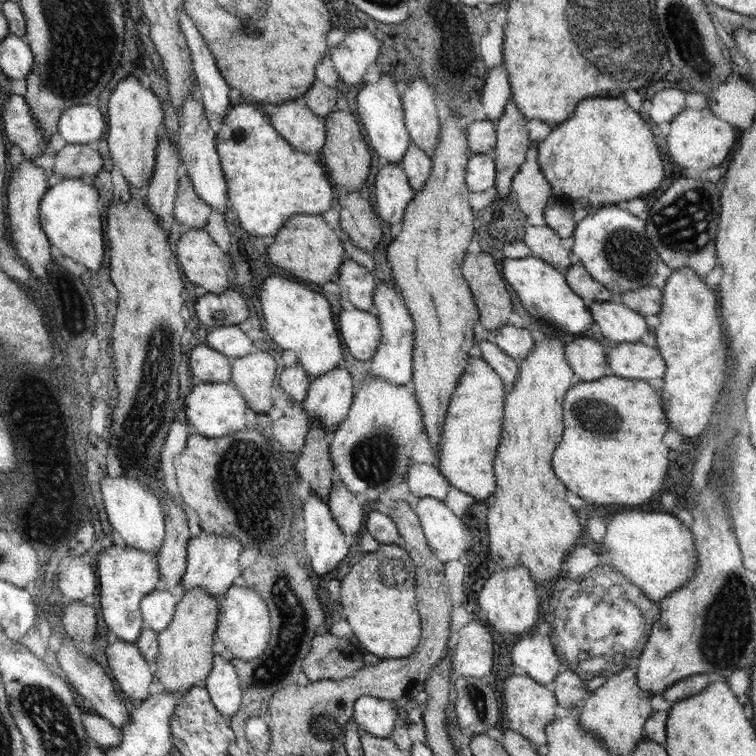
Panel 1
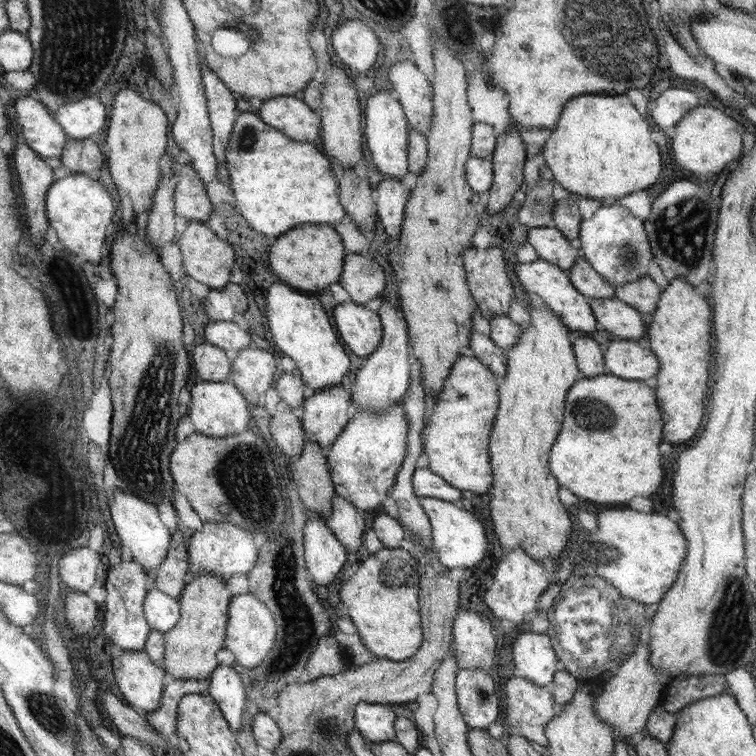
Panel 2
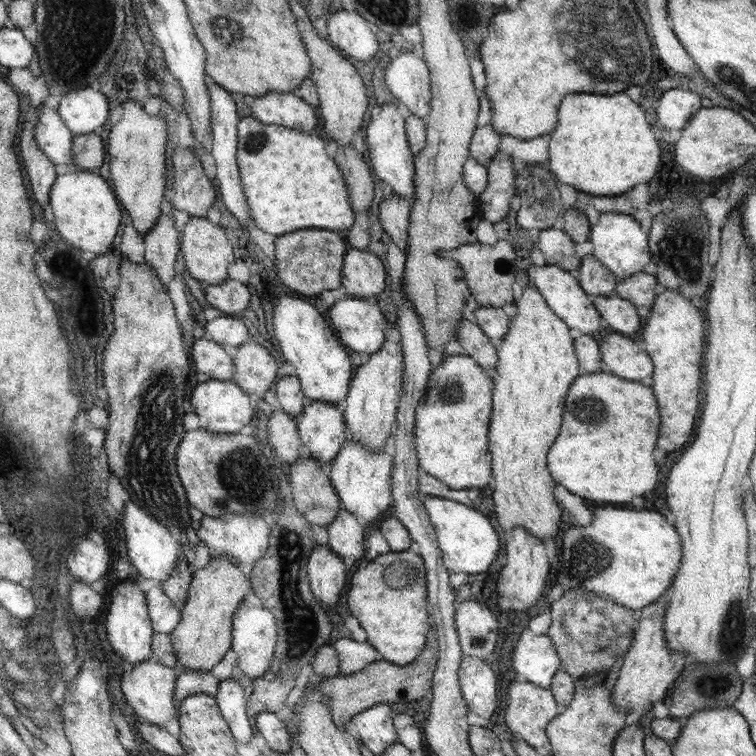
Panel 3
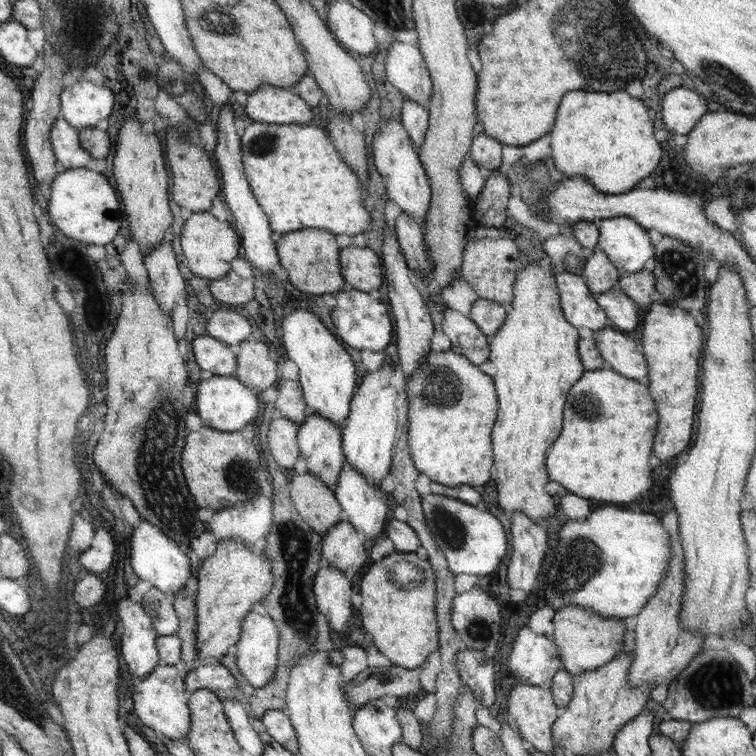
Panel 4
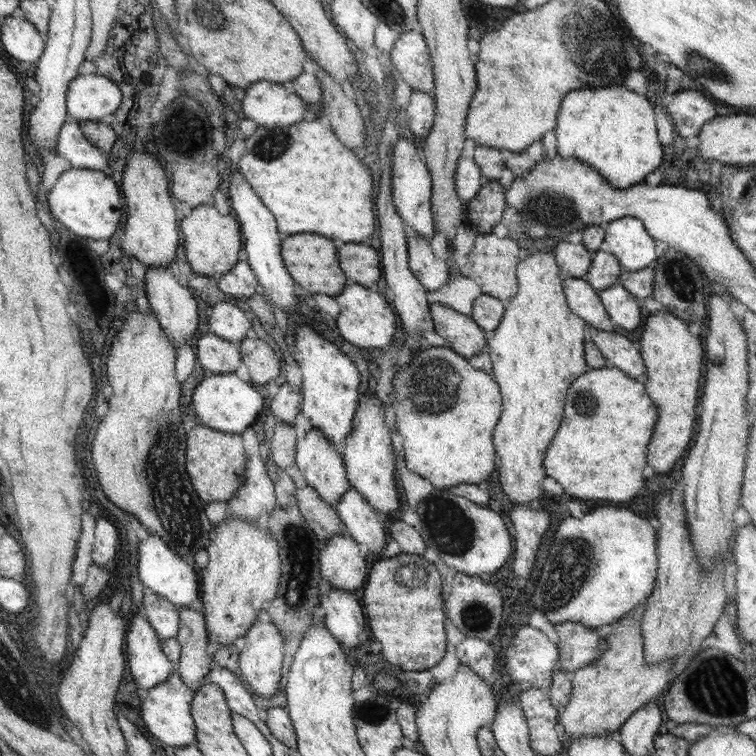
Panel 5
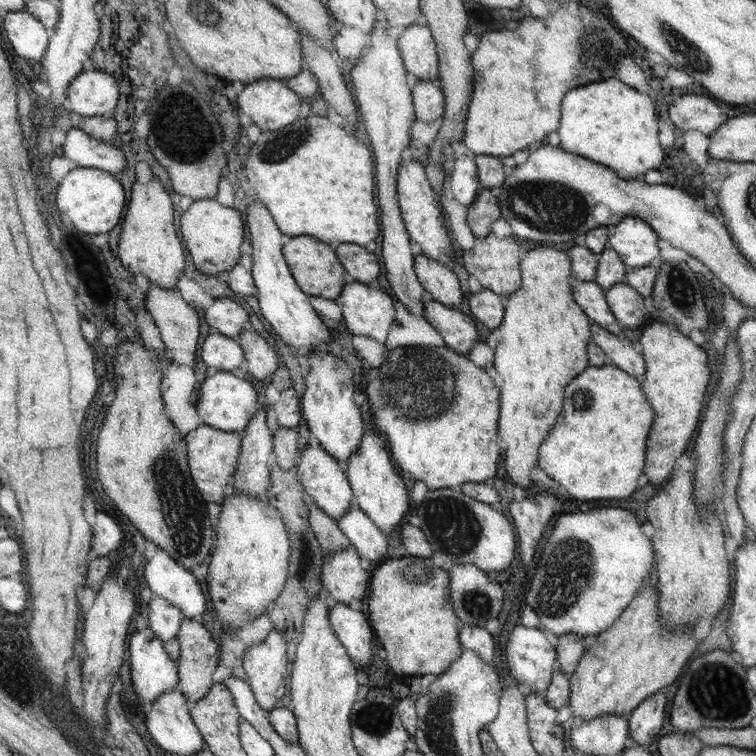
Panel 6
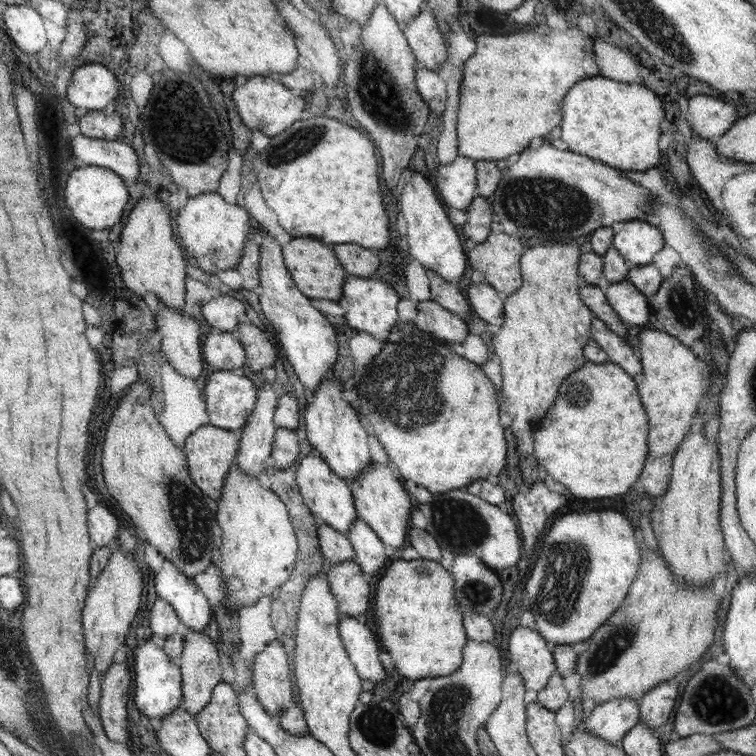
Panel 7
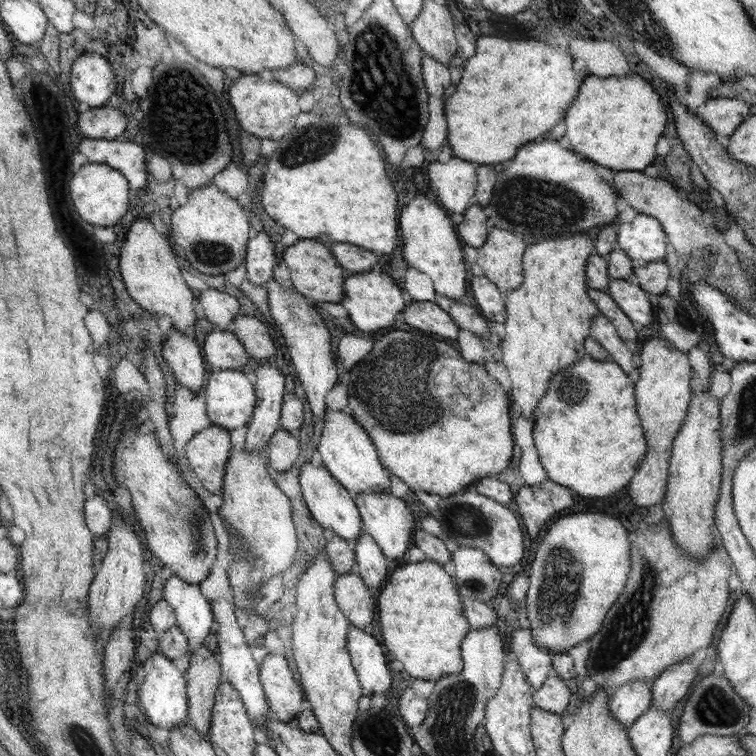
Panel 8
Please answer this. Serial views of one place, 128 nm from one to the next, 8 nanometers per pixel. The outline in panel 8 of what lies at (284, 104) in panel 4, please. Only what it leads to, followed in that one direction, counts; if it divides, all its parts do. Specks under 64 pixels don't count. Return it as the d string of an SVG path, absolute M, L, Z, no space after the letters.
M244 74L238 78L238 82L230 86L228 92L230 92L230 102L239 125L259 139L280 141L295 129L294 122L296 122L296 116L300 114L298 96L290 90L289 86L282 85L280 81L273 81L266 74Z

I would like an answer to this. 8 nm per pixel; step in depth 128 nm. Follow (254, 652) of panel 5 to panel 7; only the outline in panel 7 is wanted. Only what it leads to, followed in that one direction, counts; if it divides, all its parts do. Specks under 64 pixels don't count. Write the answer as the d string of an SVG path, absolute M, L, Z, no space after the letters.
M278 639L258 654L251 665L254 695L266 711L280 716L294 705L290 664L284 645Z

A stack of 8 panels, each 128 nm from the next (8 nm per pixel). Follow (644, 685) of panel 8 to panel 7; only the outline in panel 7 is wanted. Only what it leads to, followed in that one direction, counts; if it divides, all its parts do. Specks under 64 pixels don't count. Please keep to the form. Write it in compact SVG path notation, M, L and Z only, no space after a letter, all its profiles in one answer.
M615 699L596 705L591 714L582 720L583 726L589 729L602 740L608 740L612 744L620 744L621 740L629 731L640 722L640 703L636 699Z

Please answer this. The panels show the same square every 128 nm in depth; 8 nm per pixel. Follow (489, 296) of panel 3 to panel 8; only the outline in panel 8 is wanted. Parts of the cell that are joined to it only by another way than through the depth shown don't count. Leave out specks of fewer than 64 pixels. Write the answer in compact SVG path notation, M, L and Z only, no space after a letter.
M494 227L487 243L478 249L477 264L498 288L517 290L524 282L524 254L528 244L517 234Z

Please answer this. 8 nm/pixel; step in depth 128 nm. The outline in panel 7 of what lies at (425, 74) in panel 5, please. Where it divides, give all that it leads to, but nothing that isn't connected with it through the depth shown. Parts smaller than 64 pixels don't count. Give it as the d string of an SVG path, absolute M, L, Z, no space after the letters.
M422 12L416 19L403 26L405 37L417 57L419 68L439 73L448 62L442 30L430 12Z

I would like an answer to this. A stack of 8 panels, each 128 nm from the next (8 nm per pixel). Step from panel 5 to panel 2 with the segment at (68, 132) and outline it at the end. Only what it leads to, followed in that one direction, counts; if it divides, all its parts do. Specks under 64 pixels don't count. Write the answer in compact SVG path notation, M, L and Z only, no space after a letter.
M28 95L18 98L14 107L14 122L21 128L20 140L26 142L42 159L60 159L70 138L54 115L49 114L50 110L41 101L34 100Z

